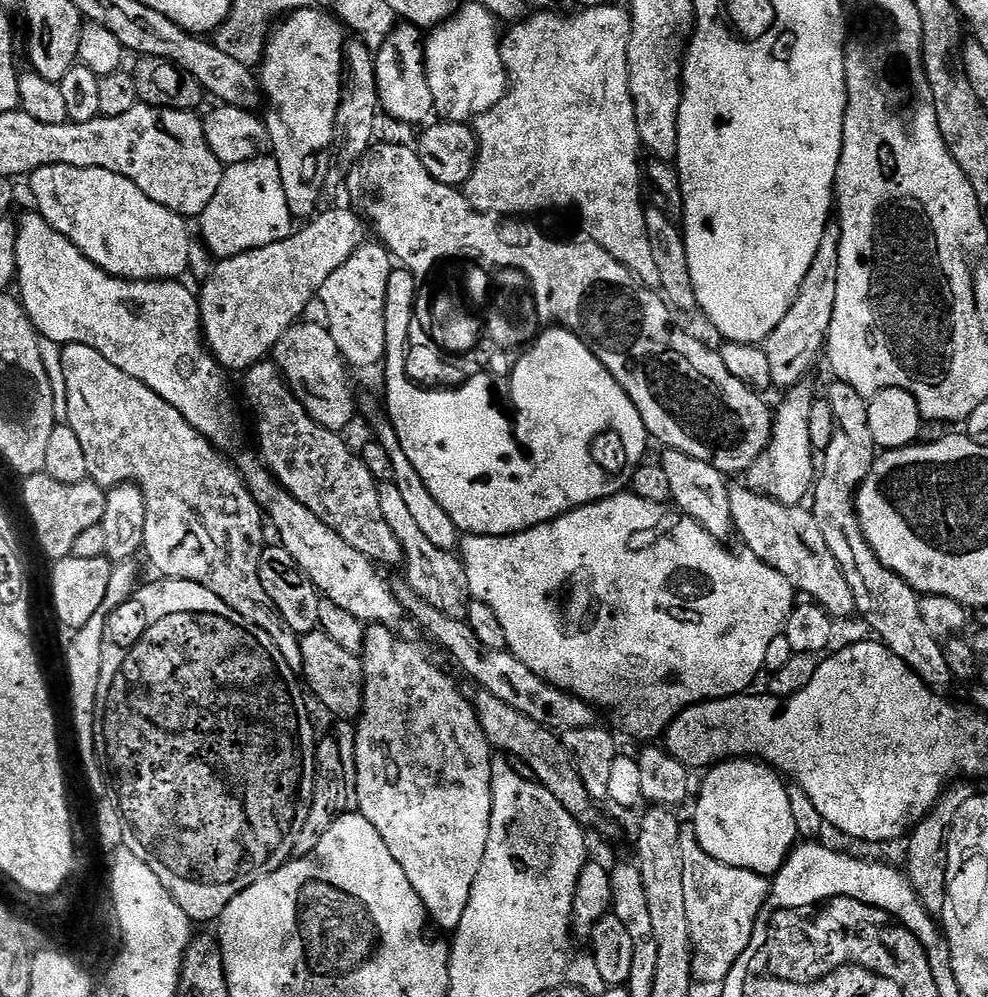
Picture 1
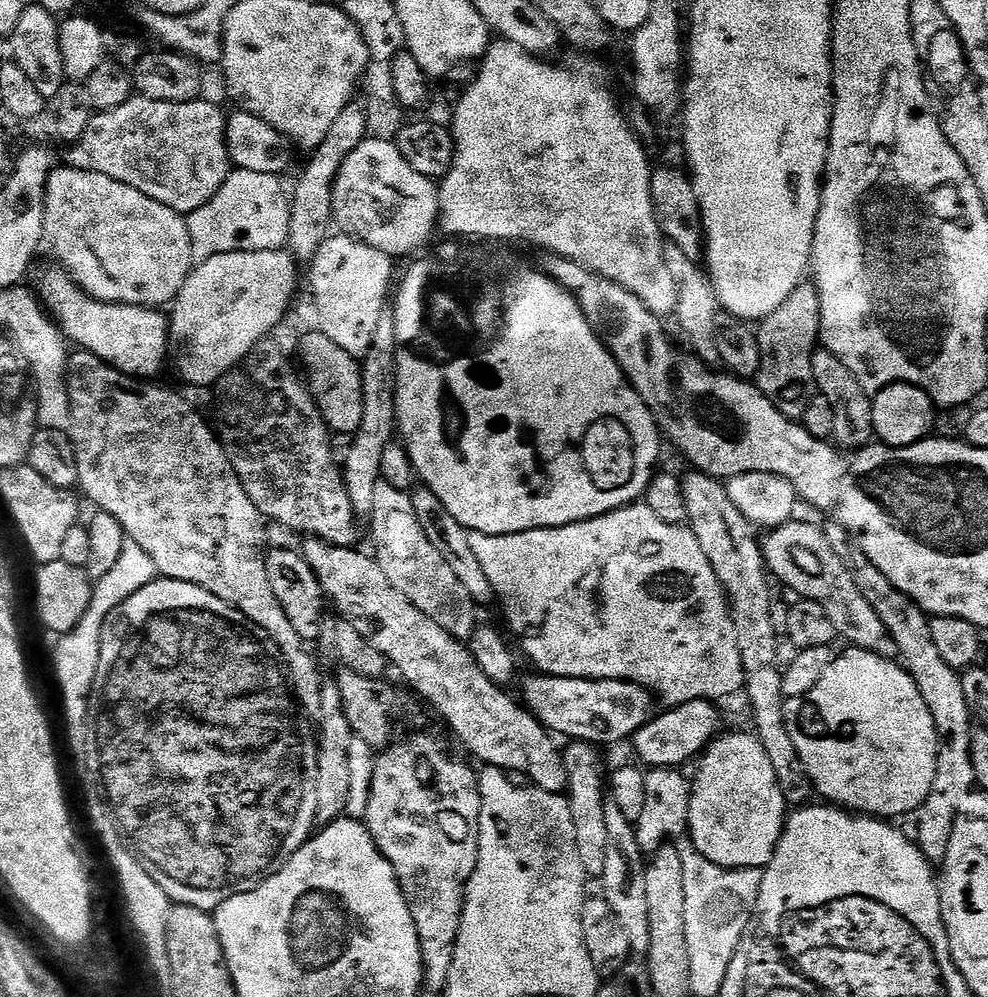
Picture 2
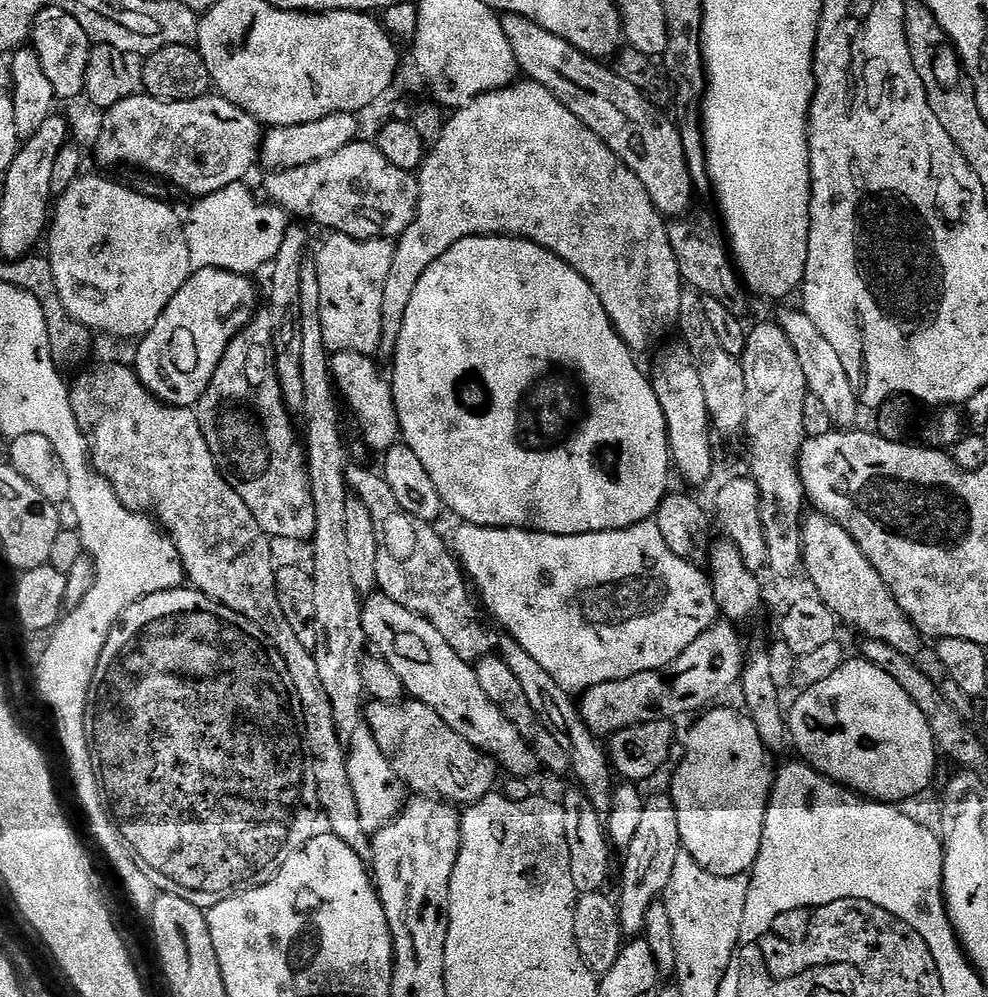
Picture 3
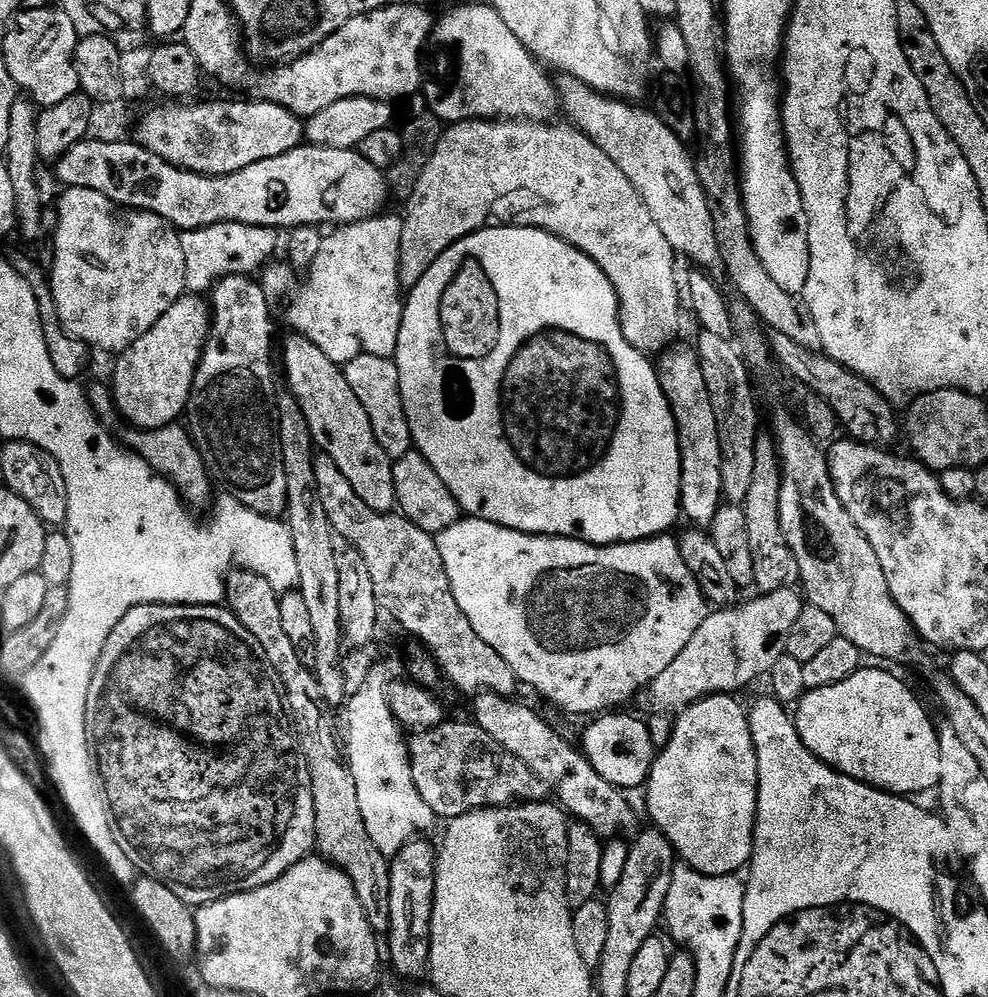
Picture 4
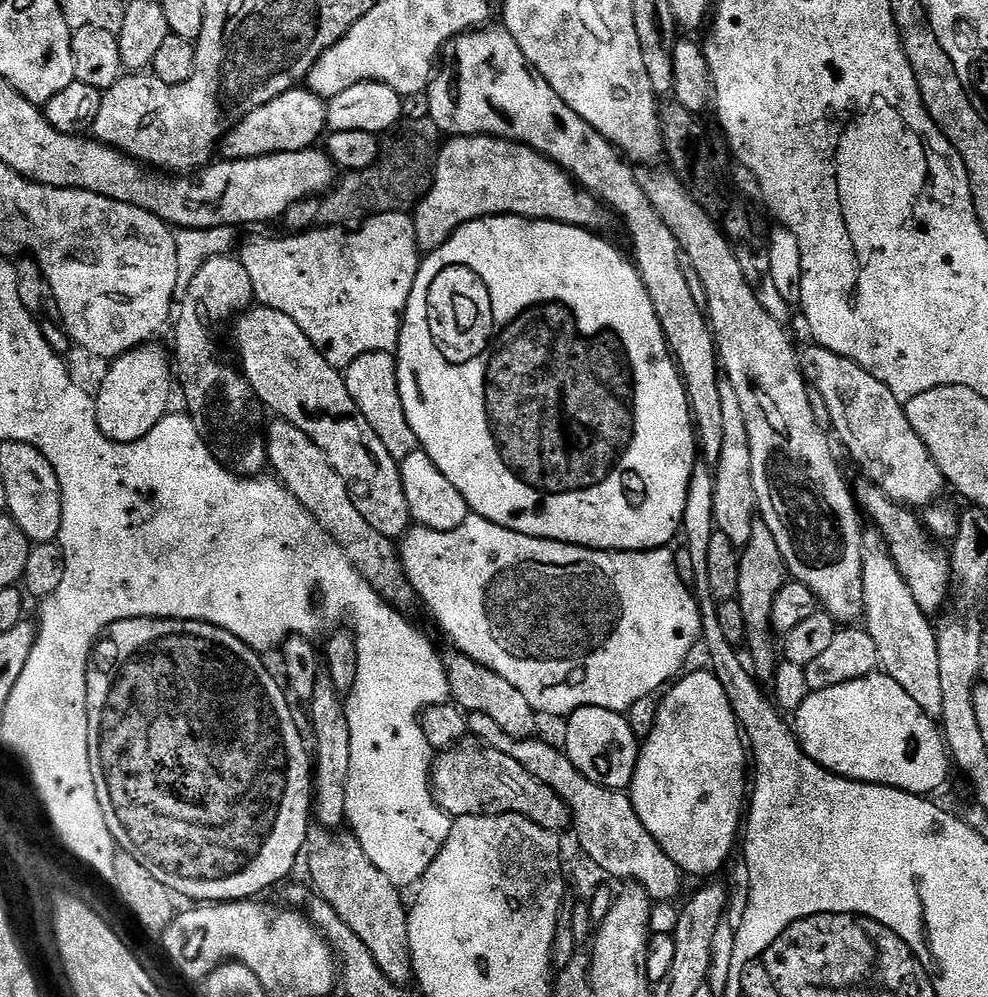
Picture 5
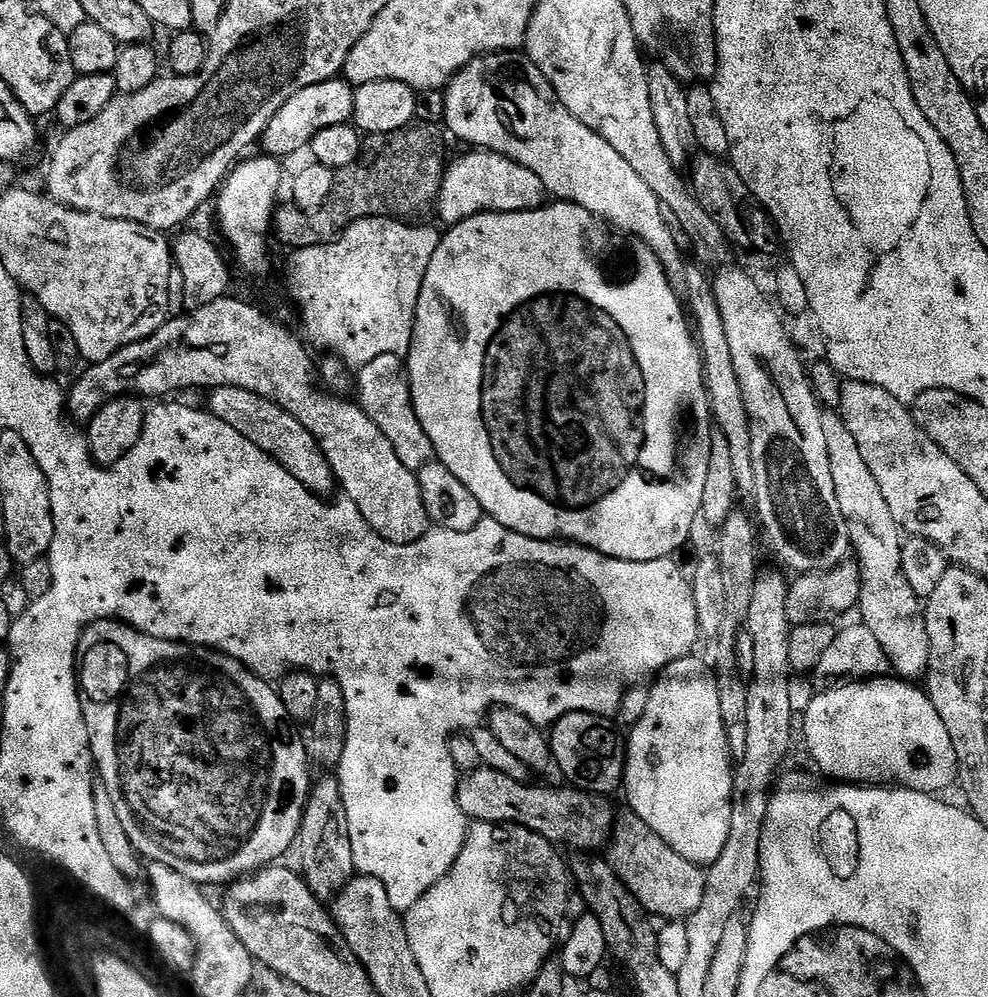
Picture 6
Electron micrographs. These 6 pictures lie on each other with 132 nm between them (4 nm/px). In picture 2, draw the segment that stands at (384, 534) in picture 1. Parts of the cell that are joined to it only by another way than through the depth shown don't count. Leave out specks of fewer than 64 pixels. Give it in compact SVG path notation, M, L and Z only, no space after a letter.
M272 343L259 344L240 367L232 369L220 381L220 421L214 424L220 445L226 450L230 466L234 466L246 494L250 494L250 502L258 506L265 521L272 523L273 520L292 532L305 532L305 537L319 538L339 548L353 547L357 543L358 517L344 485L338 456L336 460L332 453L333 433L324 423L320 405L316 403L301 373L292 369L291 362L280 353L279 346Z

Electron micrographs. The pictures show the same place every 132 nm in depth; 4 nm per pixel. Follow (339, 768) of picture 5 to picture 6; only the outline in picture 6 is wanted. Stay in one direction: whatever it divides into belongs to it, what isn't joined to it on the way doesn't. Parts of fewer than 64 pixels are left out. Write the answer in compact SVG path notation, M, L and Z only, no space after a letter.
M335 775L324 776L311 785L308 800L304 804L304 817L300 823L298 849L300 848L299 875L308 891L321 902L331 901L352 879L356 872L354 850L346 826L344 803L340 794L340 782Z

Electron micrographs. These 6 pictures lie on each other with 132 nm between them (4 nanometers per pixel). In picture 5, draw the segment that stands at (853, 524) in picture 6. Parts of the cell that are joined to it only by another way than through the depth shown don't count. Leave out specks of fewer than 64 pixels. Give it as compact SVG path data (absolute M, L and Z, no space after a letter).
M875 530L864 532L862 542L862 590L864 591L864 611L867 613L867 627L874 630L881 645L887 646L892 635L897 632L900 644L908 643L908 660L900 668L891 669L890 675L927 716L939 718L942 714L942 673L938 671L937 629L932 628L929 613L923 612L910 594L910 586L902 578L894 558L888 553L888 544Z

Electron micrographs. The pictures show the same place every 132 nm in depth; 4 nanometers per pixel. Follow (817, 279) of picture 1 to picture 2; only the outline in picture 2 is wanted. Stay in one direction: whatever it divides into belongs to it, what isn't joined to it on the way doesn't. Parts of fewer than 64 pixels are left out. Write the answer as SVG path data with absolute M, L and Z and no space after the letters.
M800 283L774 314L759 321L758 335L762 354L758 377L760 393L783 416L799 421L816 392L812 355L818 350L820 340L820 299L815 283Z

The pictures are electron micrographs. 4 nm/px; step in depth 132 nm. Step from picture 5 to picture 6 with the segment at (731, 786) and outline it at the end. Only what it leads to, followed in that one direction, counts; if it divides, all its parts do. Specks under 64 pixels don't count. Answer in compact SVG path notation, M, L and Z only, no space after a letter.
M696 654L670 662L655 677L654 683L640 721L633 726L628 740L626 736L622 792L628 795L627 807L631 812L638 814L638 818L642 818L642 822L646 822L666 846L682 854L682 858L691 864L710 866L718 862L730 834L734 771L734 759L729 752L719 706L718 686Z

